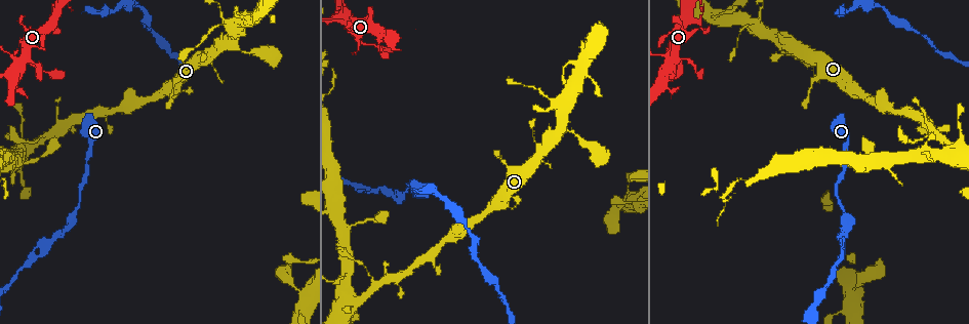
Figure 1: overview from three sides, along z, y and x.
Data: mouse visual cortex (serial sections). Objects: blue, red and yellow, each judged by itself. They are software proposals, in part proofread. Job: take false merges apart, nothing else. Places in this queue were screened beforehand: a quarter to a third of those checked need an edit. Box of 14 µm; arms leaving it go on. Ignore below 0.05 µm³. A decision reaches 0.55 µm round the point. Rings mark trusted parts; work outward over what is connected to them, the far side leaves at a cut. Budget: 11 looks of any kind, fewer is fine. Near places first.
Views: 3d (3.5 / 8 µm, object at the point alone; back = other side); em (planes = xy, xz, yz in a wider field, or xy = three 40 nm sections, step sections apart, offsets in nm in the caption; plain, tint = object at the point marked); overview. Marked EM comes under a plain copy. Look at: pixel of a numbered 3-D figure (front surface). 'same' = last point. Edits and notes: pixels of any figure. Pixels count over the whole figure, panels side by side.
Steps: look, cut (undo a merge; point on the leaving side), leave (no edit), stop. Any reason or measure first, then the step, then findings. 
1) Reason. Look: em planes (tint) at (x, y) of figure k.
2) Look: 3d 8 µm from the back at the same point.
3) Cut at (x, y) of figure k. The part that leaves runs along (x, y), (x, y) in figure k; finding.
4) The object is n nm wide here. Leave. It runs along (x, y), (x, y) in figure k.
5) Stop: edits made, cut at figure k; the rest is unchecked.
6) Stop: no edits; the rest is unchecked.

Thin arm on a thick one. Look: 3d 3.5 µm at (32, 61) of figure 1.

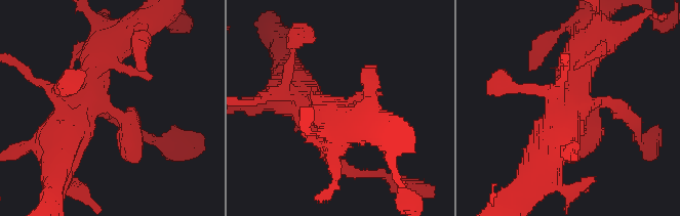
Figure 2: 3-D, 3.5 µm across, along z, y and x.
Shape alone is not enough. Look: em xy step 2 (tint) at (113, 111) of figure 2.

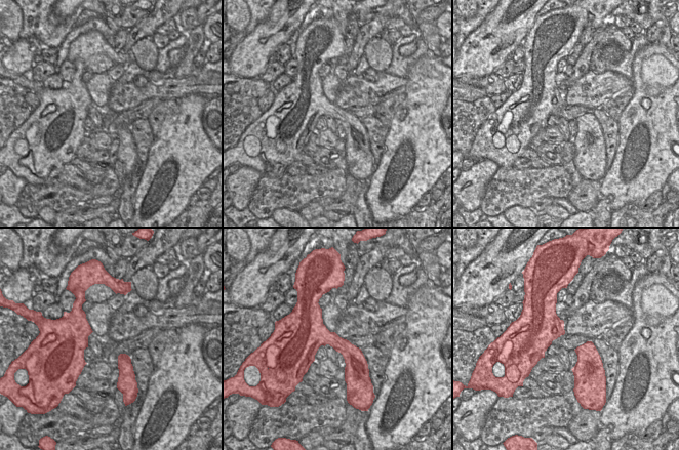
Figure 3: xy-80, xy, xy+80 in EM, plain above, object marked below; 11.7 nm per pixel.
The object is 260 nm wide here. Leave. It runs along (103, 57), (89, 95), (130, 126), (140, 161) in figure 2; all the same cell.

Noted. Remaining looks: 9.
Arms part here. Look: 3d 3.5 µm at (840, 241) of figure 1.

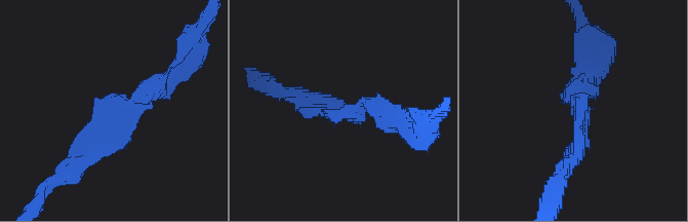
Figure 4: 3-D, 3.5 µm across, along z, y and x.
Now the EM. Look: em planes (tint) at (123, 102) of figure 4.

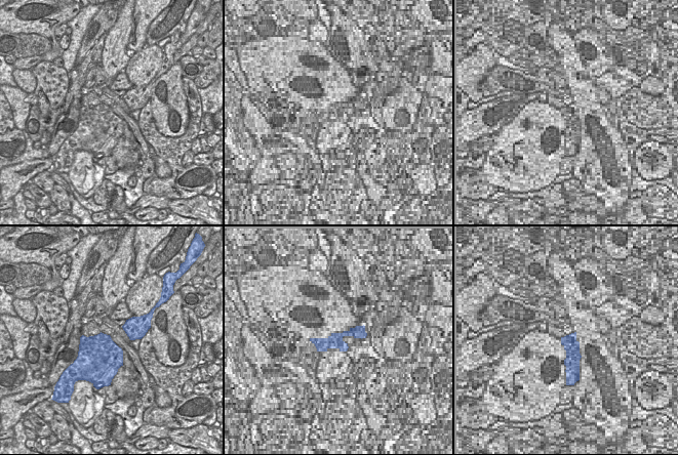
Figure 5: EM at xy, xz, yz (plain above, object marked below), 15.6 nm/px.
Cut it another way. Look: em xy step 3 (tint) at the same point.

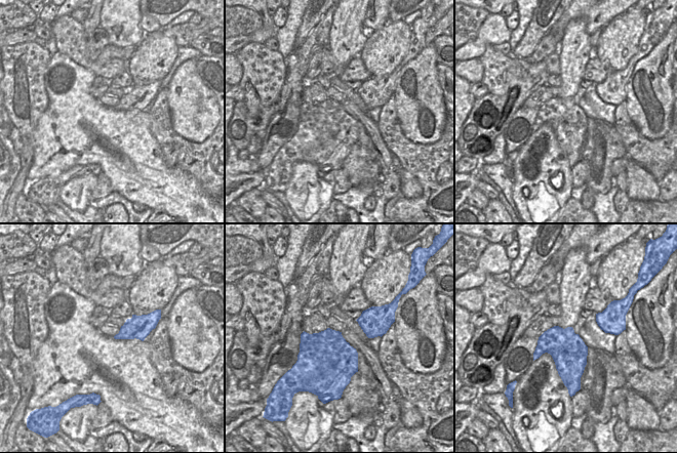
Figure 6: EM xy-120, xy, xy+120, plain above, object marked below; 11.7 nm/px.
Leave. Continuous, no second cell.

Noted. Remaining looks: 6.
Abrupt turn. Look: 3d 3.5 µm from the back at (28, 146) of figure 1.

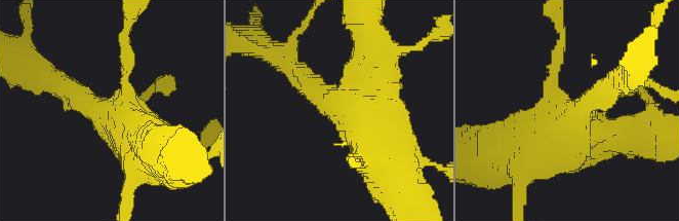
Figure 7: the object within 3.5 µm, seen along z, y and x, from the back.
Shape alone is not enough. Look: em xy step 3 (tint) at (105, 118) of figure 7.

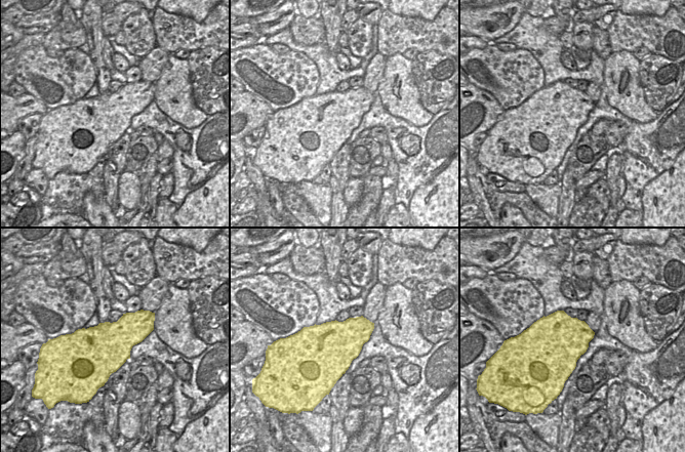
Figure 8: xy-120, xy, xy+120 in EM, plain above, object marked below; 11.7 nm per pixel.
Leave. It runs along (71, 90), (103, 116), (141, 135) in figure 7; one cell here.

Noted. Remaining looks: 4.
Sudden change in width. Look: 3d 3.5 µm at (543, 95) of figure 1.

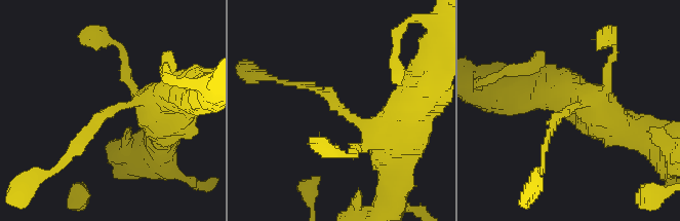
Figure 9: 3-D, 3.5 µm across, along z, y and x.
The arms are 150, 400 nm wide; shape alone is not enough. Look: em xy step 3 (tint) at (108, 113) of figure 9.

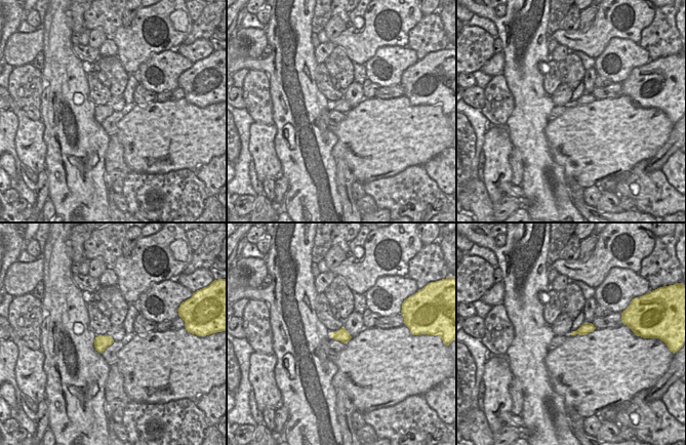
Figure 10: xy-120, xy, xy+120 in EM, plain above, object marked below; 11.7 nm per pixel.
Leave. It runs along (399, 143), (373, 136), (326, 94), (291, 85) in figure 9; all the same cell.

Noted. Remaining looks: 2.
Stop: no edits; the rest is unchecked.

